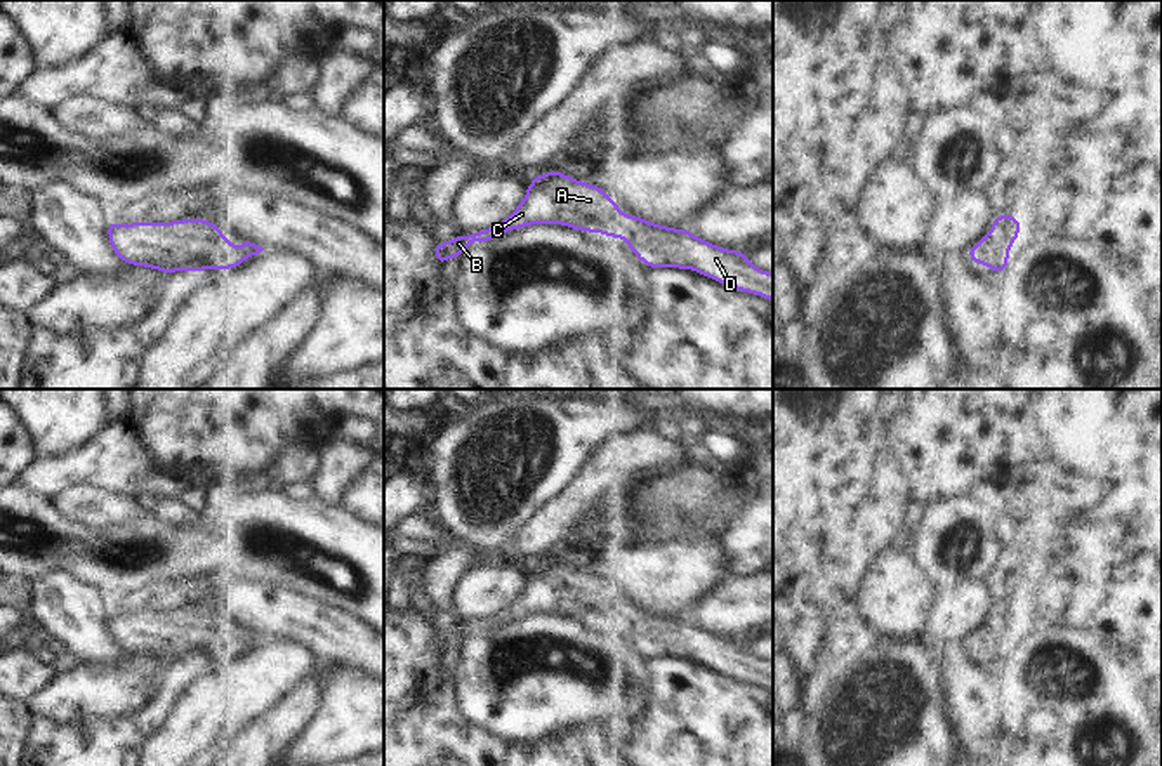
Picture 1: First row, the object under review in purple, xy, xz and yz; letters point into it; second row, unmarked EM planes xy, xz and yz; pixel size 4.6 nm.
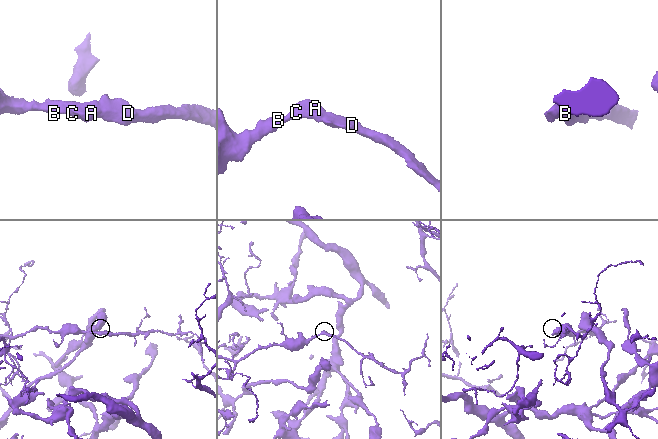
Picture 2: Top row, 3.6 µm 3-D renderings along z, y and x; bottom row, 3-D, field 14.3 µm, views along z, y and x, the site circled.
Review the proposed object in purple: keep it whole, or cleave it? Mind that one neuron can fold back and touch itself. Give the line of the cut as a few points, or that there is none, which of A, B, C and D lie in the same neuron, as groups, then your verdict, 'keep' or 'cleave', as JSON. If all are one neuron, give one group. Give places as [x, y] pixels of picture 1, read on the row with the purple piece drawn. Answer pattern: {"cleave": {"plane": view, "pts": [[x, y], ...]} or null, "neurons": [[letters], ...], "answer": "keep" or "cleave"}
{"cleave": null, "neurons": [["A", "B", "C", "D"]], "answer": "keep"}

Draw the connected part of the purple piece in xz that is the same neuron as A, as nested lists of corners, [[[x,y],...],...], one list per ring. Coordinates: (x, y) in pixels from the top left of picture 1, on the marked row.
[[[559,170],[535,175],[530,181],[521,203],[502,222],[474,231],[472,234],[455,234],[448,243],[436,241],[432,259],[439,264],[450,259],[459,259],[472,241],[488,243],[509,231],[533,224],[561,224],[584,233],[601,233],[608,238],[622,238],[631,252],[650,269],[691,269],[717,283],[724,283],[735,290],[754,294],[773,302],[773,273],[752,266],[743,250],[728,250],[695,236],[690,229],[669,228],[639,215],[622,214],[620,205],[615,203],[603,188],[582,182]]]

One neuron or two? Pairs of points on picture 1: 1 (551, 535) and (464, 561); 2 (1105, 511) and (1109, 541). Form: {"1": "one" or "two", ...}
{"1": "one", "2": "two"}

